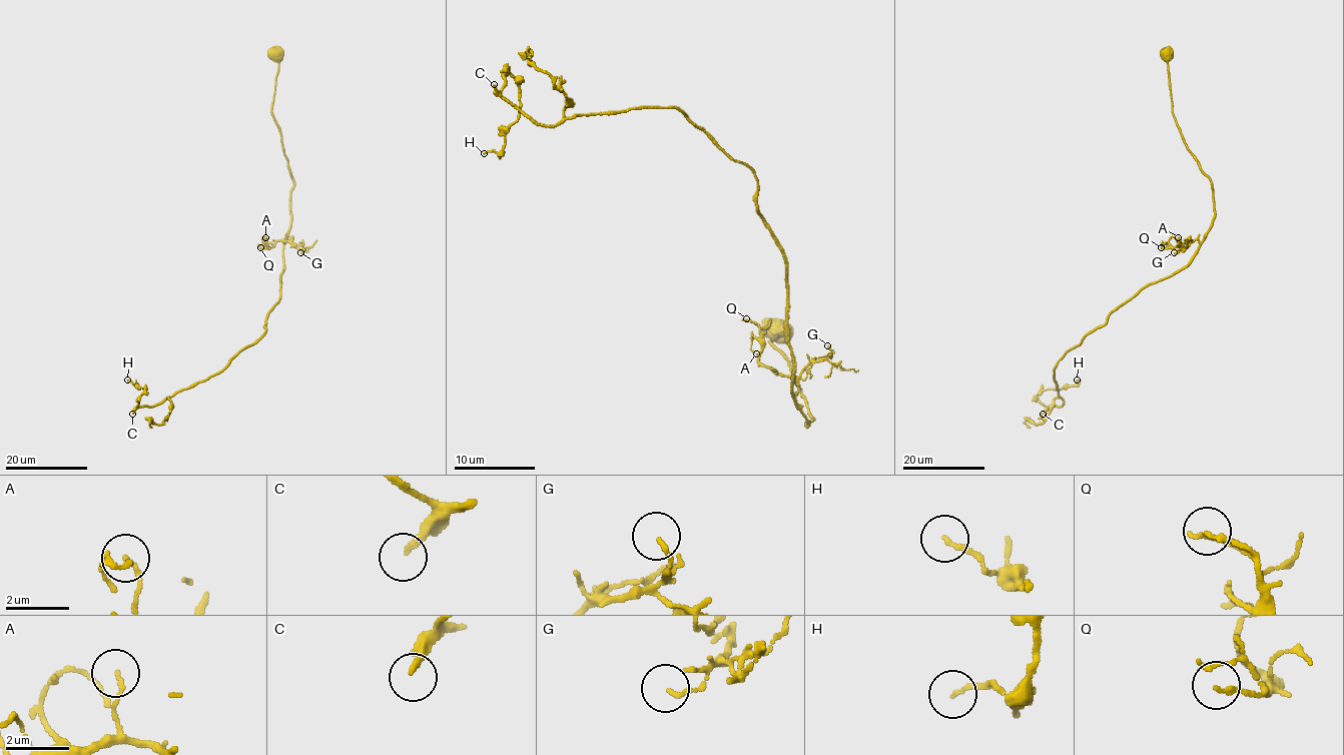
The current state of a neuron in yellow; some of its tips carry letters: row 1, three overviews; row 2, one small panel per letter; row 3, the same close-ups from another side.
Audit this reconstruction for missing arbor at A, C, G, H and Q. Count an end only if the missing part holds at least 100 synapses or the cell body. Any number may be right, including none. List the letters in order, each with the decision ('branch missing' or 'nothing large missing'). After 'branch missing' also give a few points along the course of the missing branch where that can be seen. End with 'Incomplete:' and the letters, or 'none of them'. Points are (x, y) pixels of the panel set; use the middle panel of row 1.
A: nothing large missing
C: branch missing
G: nothing large missing
H: nothing large missing
Q: nothing large missing
Incomplete: C

